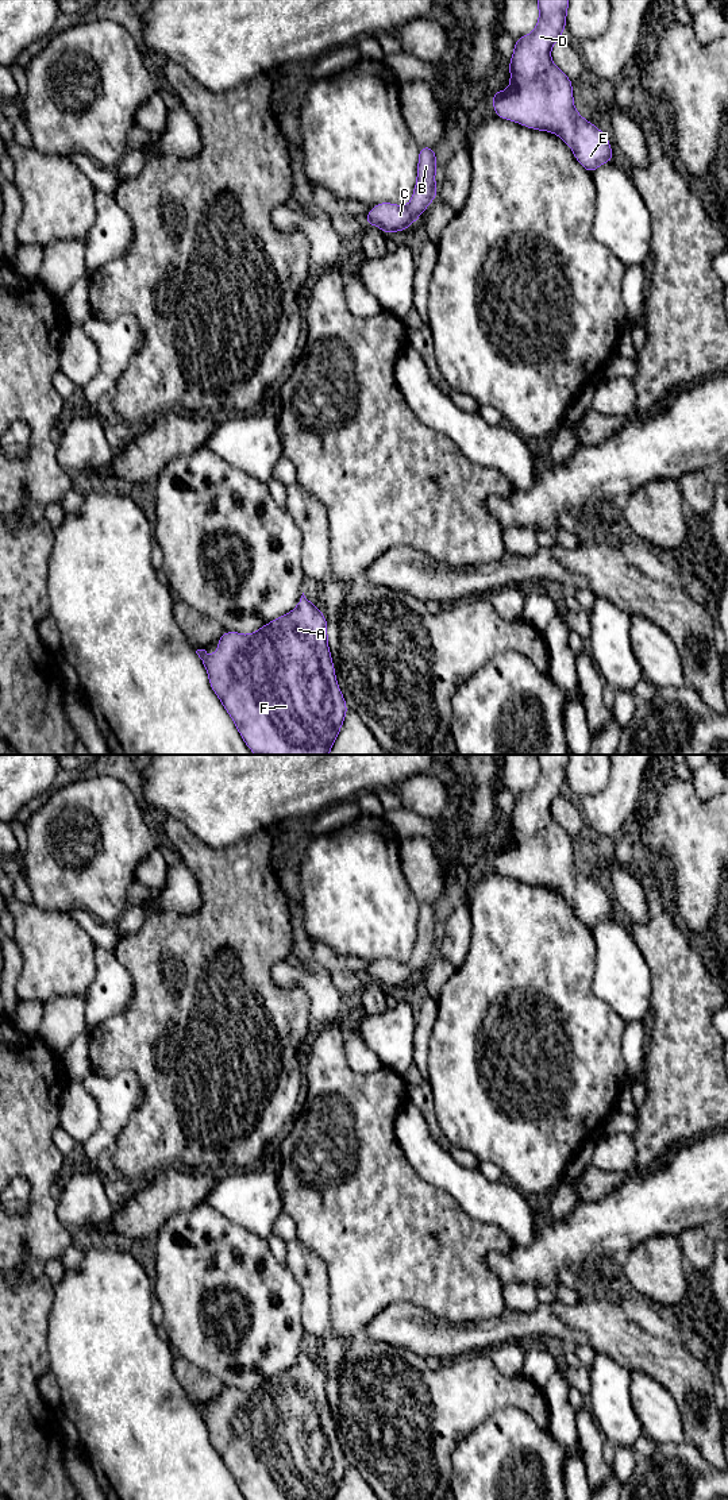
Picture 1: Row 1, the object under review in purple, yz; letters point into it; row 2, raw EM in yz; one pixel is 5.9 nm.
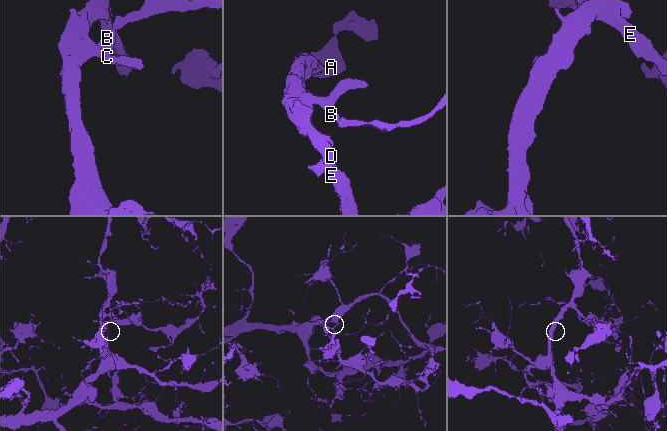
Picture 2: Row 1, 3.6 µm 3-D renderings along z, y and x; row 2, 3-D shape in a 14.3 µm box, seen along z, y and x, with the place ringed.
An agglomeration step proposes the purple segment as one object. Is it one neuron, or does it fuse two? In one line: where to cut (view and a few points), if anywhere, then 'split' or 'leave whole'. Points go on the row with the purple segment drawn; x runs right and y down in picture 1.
no cut | leave whole

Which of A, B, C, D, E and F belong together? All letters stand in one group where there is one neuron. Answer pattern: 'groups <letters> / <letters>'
groups A B C D E F

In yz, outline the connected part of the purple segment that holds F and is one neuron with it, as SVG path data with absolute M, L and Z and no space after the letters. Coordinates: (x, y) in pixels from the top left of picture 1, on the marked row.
M303 593L294 610L259 631L249 636L238 632L223 633L219 637L219 649L211 659L205 649L196 651L208 671L212 690L255 755L328 755L342 728L347 706L335 679L327 643L327 618Z

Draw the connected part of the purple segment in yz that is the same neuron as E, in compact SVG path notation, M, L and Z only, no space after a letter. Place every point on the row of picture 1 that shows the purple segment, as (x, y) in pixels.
M538 0L539 22L535 30L515 41L509 61L511 86L504 92L490 92L497 117L517 122L525 127L559 135L574 153L575 159L590 173L602 162L613 162L608 138L585 120L574 108L571 80L558 69L550 57L551 47L562 36L566 26L569 0Z

